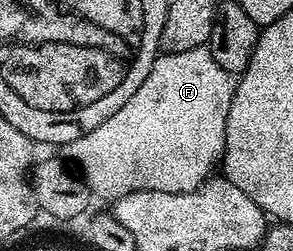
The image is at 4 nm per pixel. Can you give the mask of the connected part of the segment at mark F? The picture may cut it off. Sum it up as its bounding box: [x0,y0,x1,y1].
[67,48,237,203]

